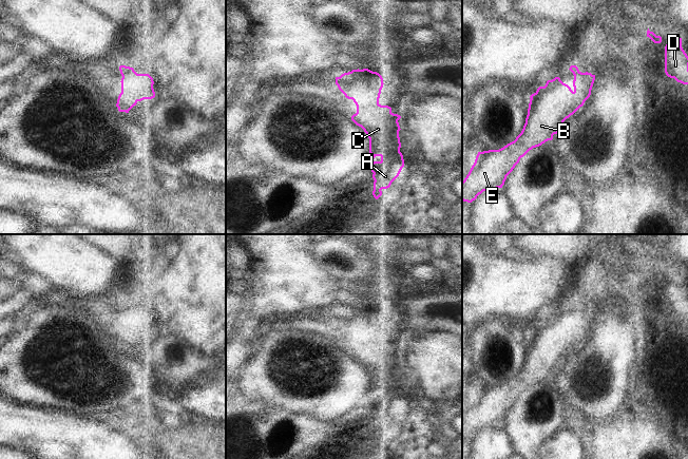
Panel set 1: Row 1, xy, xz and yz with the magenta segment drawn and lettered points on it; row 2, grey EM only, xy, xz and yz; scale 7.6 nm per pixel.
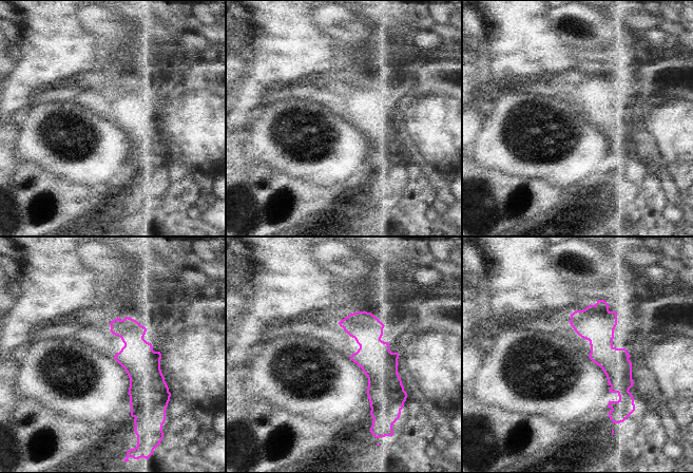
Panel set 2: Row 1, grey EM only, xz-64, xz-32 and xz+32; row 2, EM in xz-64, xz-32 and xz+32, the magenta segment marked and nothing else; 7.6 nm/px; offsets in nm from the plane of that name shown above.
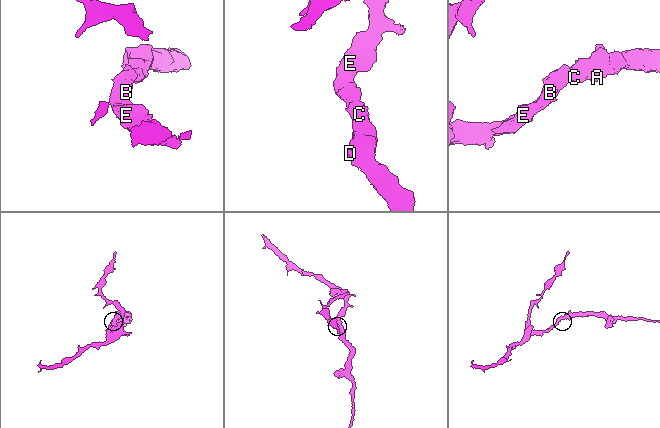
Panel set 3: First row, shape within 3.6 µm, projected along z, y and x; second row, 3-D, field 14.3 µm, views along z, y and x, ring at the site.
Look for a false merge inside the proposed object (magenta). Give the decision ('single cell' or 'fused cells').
single cell

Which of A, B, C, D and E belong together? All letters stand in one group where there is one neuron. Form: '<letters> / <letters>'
A B C D E

